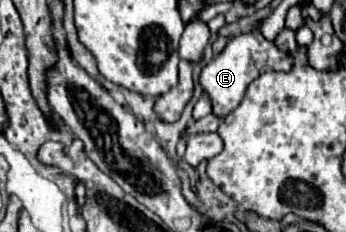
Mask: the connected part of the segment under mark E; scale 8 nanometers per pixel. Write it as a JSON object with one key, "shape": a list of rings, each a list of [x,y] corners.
{"shape":[[[251,30],[247,34],[233,36],[227,42],[227,46],[223,48],[223,52],[219,56],[215,56],[203,68],[199,82],[213,102],[213,114],[227,116],[231,110],[235,110],[241,104],[245,90],[247,90],[249,82],[253,82],[253,78],[257,78],[263,72],[271,72],[271,70],[287,72],[287,70],[291,70],[291,66],[293,66],[293,58],[287,52],[279,50],[275,46],[275,42],[267,40],[259,30]]]}

